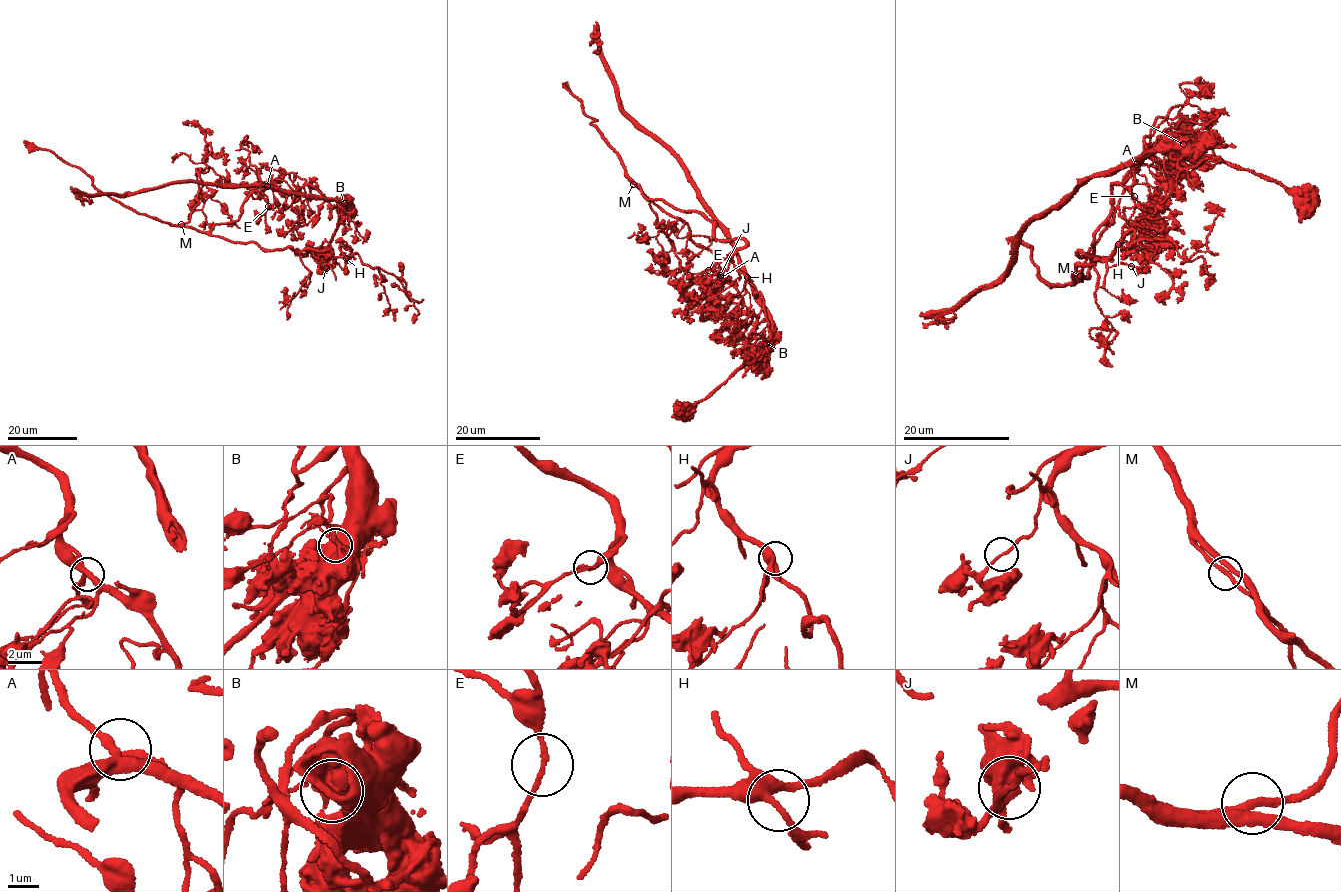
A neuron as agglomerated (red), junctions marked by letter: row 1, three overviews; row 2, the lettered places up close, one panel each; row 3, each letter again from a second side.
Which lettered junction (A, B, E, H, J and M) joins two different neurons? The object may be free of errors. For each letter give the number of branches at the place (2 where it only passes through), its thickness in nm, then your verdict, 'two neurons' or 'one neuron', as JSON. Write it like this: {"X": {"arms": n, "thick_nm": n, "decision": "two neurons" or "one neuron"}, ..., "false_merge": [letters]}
{"A": {"arms": 3, "thick_nm": 340, "decision": "one neuron"}, "B": {"arms": 2, "thick_nm": 200, "decision": "two neurons"}, "E": {"arms": 2, "thick_nm": 140, "decision": "one neuron"}, "H": {"arms": 2, "thick_nm": 380, "decision": "one neuron"}, "J": {"arms": 2, "thick_nm": 160, "decision": "one neuron"}, "M": {"arms": 2, "thick_nm": 240, "decision": "one neuron"}, "false_merge": ["B"]}

